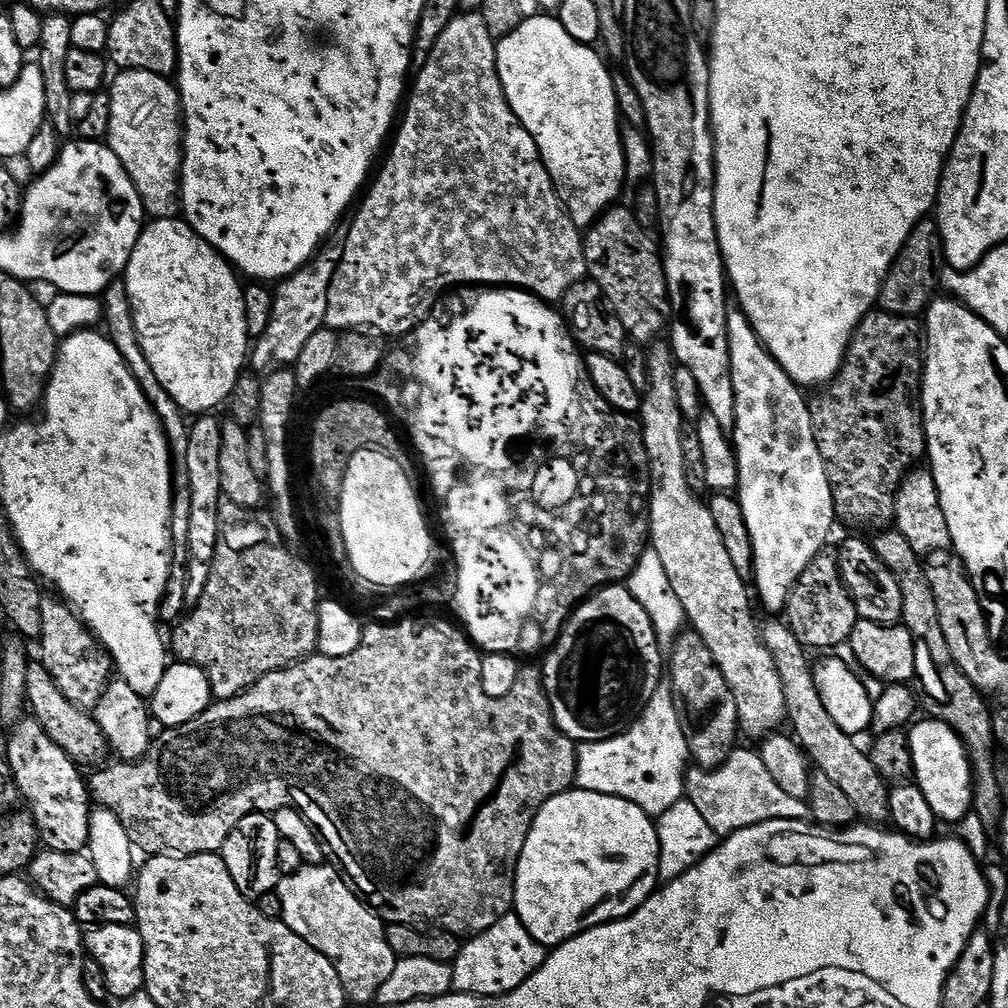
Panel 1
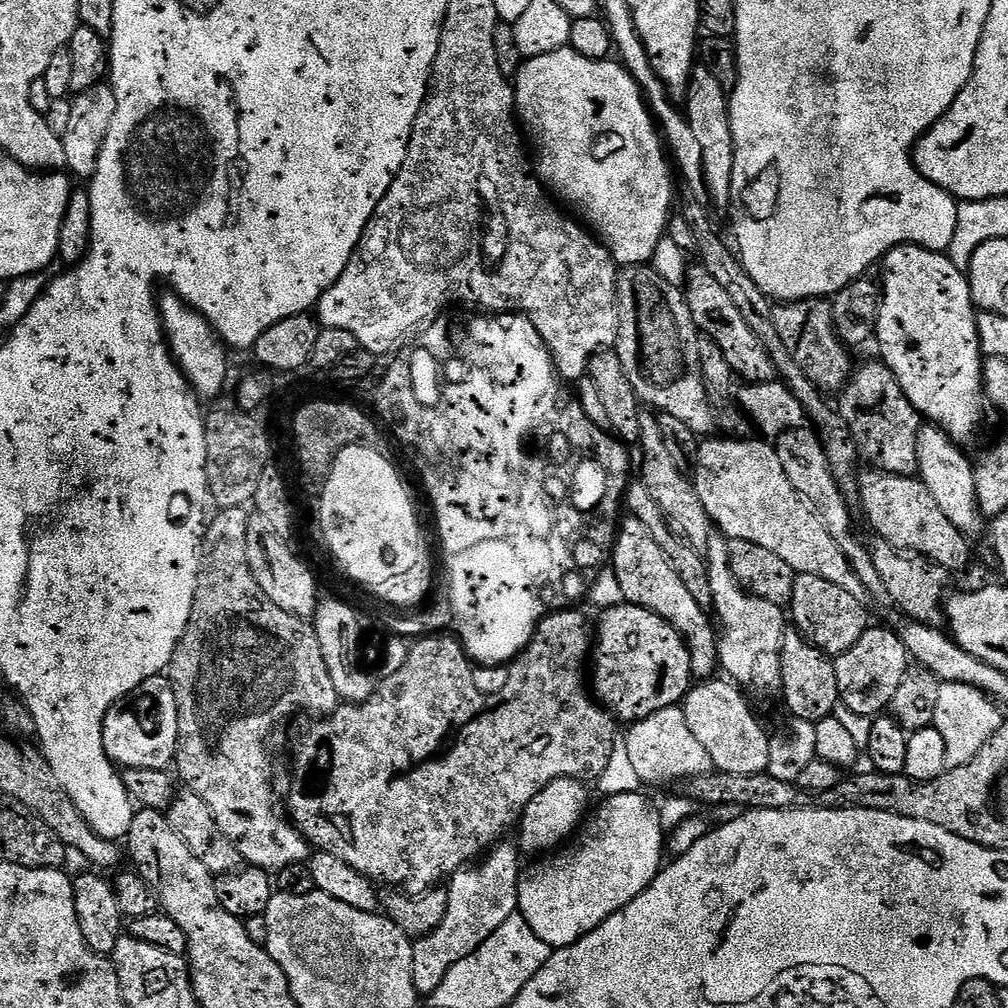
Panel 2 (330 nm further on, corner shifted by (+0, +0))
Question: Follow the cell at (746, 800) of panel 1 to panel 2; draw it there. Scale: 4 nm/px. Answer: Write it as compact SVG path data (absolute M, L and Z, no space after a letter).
M683 707L667 708L650 714L644 720L631 725L628 737L623 737L622 747L630 754L630 762L637 772L641 785L664 784L667 780L687 781L693 776L701 776L713 771L710 754L702 747L702 742L694 738L690 726L686 726Z

